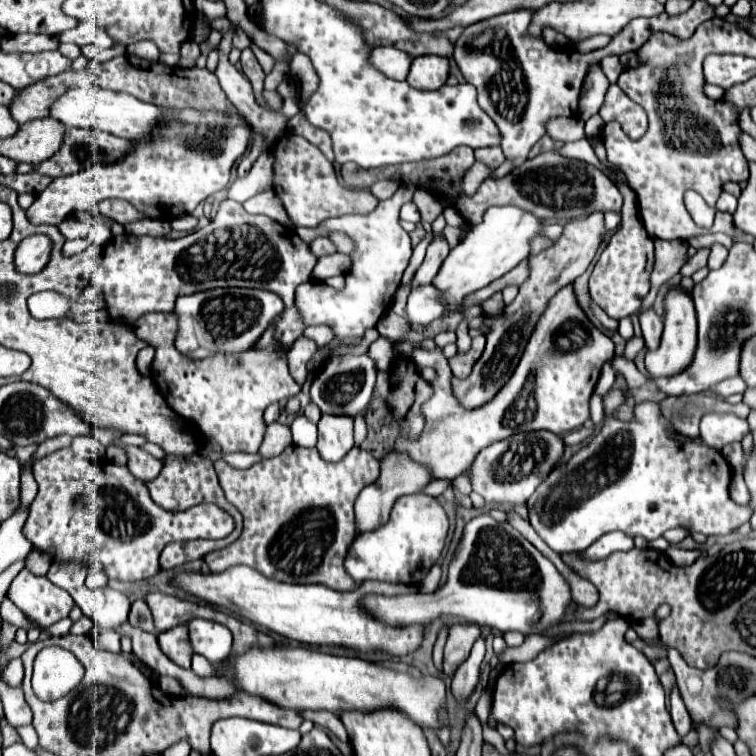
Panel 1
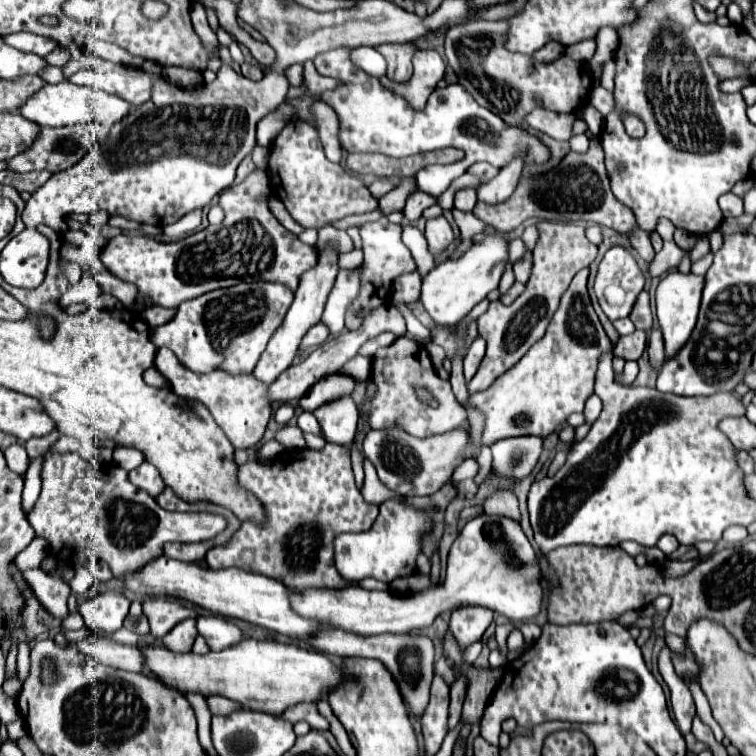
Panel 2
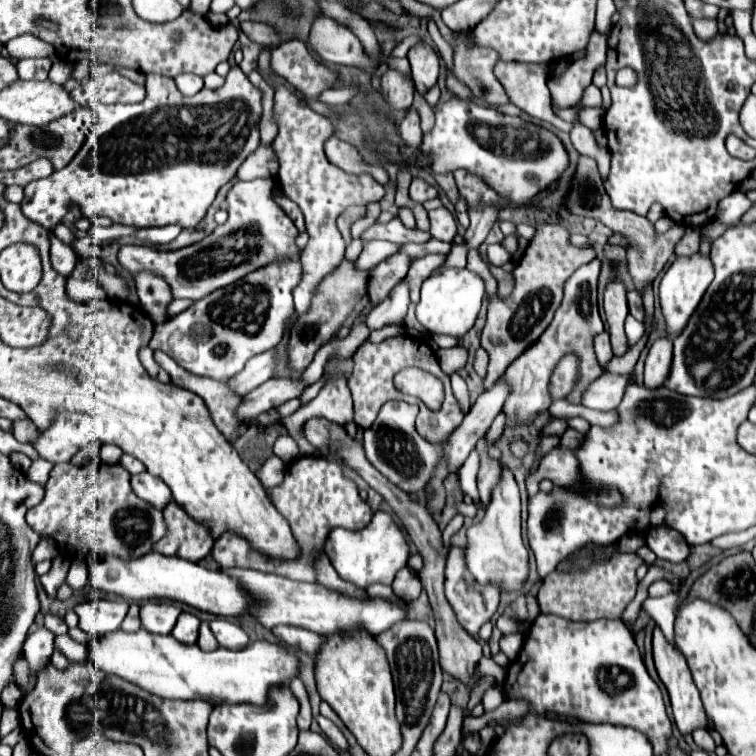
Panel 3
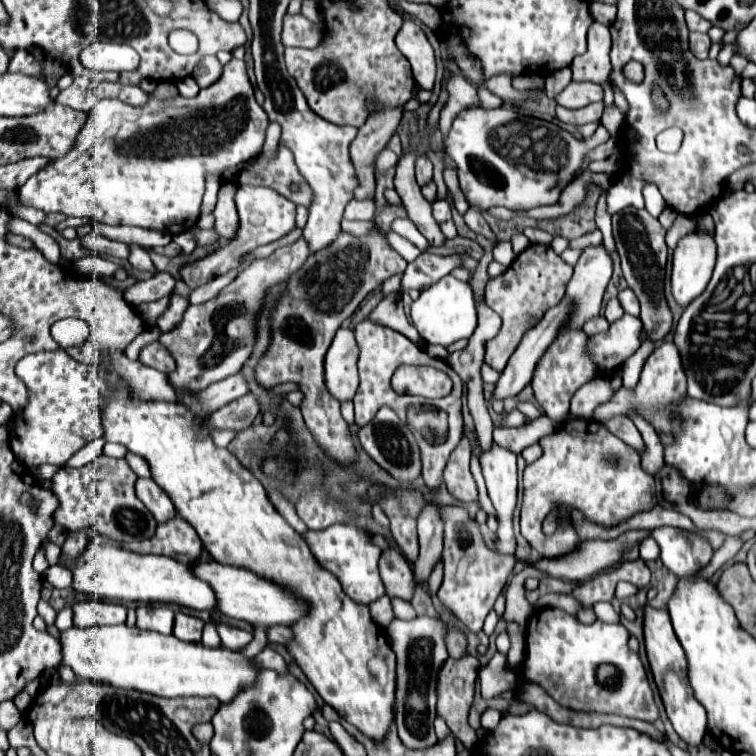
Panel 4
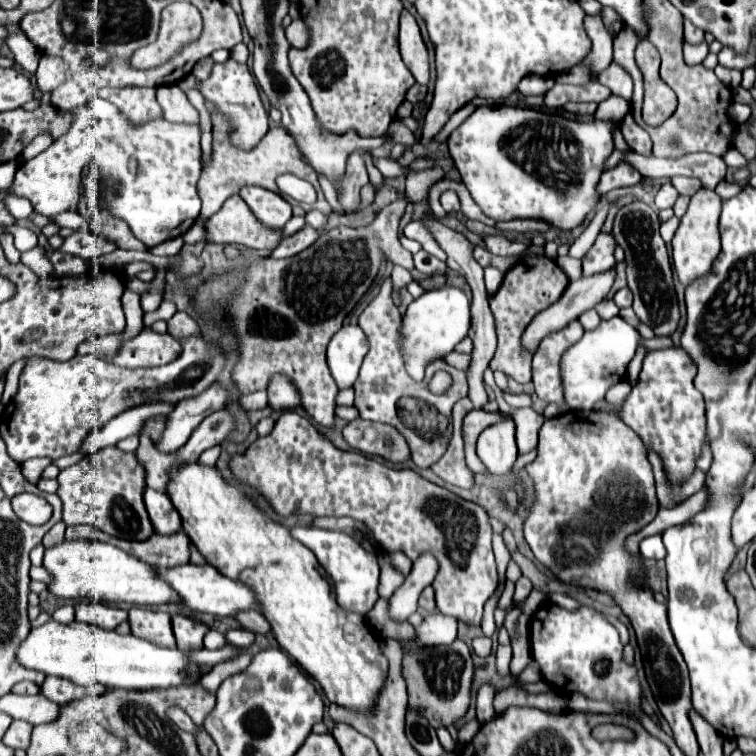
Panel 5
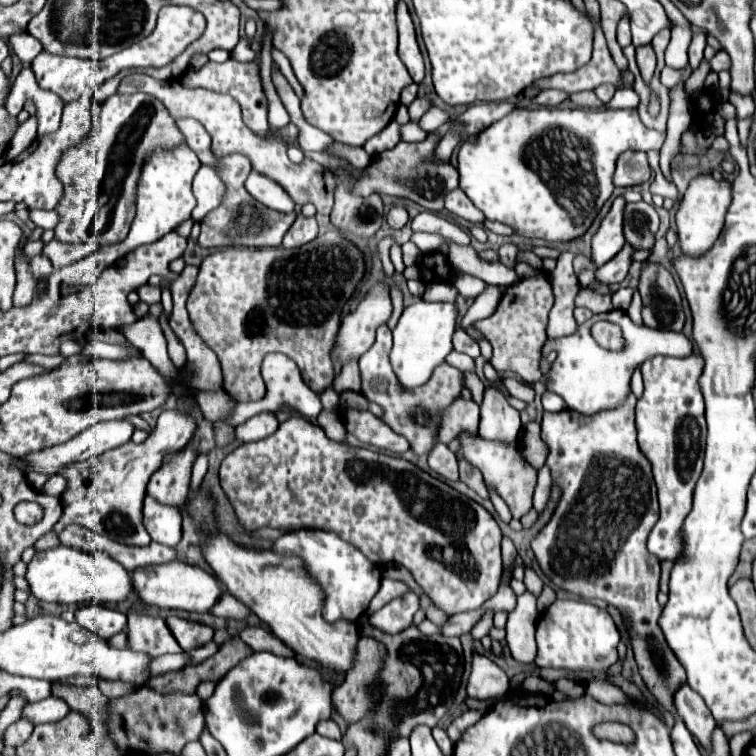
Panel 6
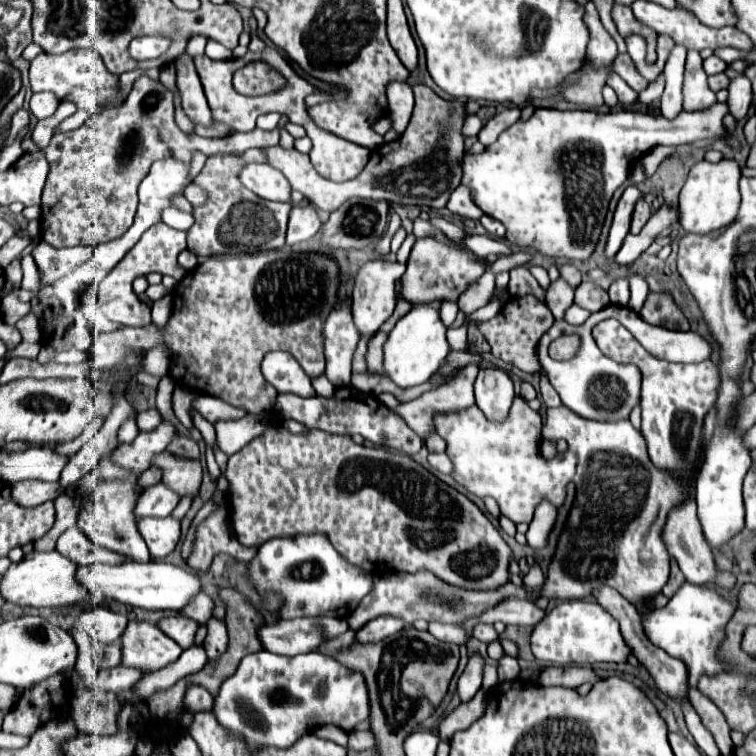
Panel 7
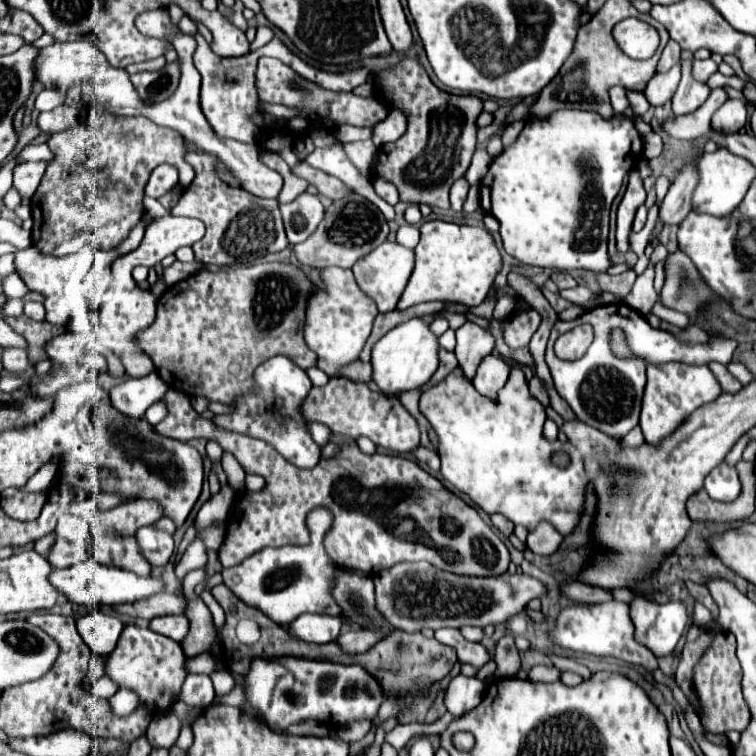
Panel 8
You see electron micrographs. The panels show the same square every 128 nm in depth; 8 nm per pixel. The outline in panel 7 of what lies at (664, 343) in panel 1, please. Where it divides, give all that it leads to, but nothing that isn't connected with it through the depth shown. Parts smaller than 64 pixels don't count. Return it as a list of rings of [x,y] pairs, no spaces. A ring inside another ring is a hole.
[[[700,160],[698,164],[694,164],[678,200],[680,228],[686,234],[708,234],[732,224],[740,206],[740,176],[740,166],[734,160],[720,160],[718,164]]]

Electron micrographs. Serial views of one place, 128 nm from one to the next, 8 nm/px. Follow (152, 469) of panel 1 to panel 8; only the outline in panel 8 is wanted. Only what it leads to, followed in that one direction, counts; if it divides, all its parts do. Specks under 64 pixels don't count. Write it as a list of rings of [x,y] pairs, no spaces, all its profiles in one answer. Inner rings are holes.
[[[144,526],[136,532],[136,540],[142,548],[142,554],[152,566],[164,566],[174,552],[174,538],[170,532],[164,532],[154,526]]]

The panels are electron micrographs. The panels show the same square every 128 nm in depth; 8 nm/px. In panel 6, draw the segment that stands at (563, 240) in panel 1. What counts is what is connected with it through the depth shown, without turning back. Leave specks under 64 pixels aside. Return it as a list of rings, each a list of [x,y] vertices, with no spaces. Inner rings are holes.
[[[538,270],[534,276],[520,278],[518,282],[510,284],[502,294],[496,312],[490,318],[484,318],[474,324],[494,348],[492,366],[496,372],[514,372],[526,384],[534,384],[542,378],[538,362],[542,356],[542,346],[546,342],[546,324],[552,304],[554,296],[550,276],[548,272]]]

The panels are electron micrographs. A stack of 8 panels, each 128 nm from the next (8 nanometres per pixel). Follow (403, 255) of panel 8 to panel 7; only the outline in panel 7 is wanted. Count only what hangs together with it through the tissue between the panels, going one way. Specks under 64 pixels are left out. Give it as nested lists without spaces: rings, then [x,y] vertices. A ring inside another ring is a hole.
[[[372,260],[366,262],[354,282],[354,294],[352,294],[352,316],[354,324],[360,332],[360,336],[374,336],[378,328],[392,316],[396,306],[396,292],[394,282],[406,271],[406,265],[390,260]]]

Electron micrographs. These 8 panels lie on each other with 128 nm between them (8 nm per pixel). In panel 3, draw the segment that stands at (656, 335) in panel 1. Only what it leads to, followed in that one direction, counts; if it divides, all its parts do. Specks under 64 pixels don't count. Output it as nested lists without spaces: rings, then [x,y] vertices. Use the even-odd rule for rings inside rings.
[[[656,338],[650,346],[650,352],[646,356],[646,368],[644,368],[644,386],[658,388],[664,384],[672,362],[672,340],[670,338]]]

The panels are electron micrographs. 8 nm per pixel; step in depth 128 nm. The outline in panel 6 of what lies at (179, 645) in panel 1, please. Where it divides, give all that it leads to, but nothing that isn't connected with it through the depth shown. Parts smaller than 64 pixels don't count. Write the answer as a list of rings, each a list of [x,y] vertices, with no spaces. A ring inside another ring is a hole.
[[[178,616],[166,618],[166,624],[184,652],[190,652],[194,648],[204,646],[214,636],[214,630],[210,626],[198,624],[198,622],[188,622],[188,620],[182,620]]]

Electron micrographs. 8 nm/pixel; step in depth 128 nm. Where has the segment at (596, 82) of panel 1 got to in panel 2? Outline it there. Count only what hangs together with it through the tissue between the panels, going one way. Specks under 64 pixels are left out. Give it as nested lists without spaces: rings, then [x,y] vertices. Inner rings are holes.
[[[602,28],[600,30],[600,34],[596,36],[596,44],[598,44],[598,48],[596,48],[596,54],[592,56],[592,60],[590,60],[590,66],[596,70],[598,66],[602,66],[606,60],[610,60],[612,56],[614,56],[614,52],[616,52],[616,48],[618,48],[618,34],[612,30],[612,28]],[[588,102],[588,104],[584,106],[584,110],[582,110],[582,118],[584,118],[584,122],[588,124],[590,132],[598,136],[598,134],[600,134],[600,128],[602,128],[602,116],[600,116],[600,112],[596,112],[596,108],[592,108],[590,102]]]

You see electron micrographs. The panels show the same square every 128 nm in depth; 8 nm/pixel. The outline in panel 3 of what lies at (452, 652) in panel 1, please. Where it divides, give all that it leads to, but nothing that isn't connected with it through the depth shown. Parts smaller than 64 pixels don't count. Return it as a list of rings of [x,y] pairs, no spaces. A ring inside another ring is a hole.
[[[450,548],[446,562],[446,598],[462,628],[476,636],[498,608],[500,592],[494,586],[478,586],[464,568],[462,548]]]

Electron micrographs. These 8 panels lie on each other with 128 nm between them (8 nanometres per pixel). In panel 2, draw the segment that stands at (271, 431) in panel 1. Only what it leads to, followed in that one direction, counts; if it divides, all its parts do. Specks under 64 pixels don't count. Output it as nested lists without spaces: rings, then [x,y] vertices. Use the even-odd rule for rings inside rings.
[[[292,424],[282,426],[282,428],[276,432],[274,440],[280,442],[284,448],[304,448],[302,430],[300,430],[298,426],[292,426]]]

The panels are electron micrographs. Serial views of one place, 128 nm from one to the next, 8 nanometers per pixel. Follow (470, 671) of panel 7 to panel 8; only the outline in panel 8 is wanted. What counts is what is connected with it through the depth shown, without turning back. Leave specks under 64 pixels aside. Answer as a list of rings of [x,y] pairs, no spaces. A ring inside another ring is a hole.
[[[458,674],[446,690],[444,704],[446,704],[448,712],[456,718],[464,716],[466,712],[470,712],[472,708],[476,708],[480,704],[480,700],[484,696],[484,688],[486,688],[486,684],[482,680]]]

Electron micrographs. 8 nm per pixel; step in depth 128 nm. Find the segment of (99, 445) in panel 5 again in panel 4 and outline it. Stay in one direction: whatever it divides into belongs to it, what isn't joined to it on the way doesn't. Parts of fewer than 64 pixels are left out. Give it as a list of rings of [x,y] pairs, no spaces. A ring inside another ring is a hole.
[[[112,354],[112,370],[124,374],[134,392],[144,400],[176,400],[174,388],[168,384],[168,376],[142,362],[132,362],[126,356]]]

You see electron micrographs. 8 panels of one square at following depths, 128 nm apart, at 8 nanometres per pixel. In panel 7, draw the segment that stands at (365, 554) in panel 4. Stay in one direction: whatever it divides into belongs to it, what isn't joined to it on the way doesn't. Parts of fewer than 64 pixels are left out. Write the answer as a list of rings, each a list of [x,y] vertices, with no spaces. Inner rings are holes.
[[[300,534],[294,538],[272,538],[264,542],[252,558],[248,574],[260,594],[264,590],[282,594],[284,606],[280,618],[346,618],[358,608],[368,590],[372,590],[374,580],[370,572],[364,572],[364,568],[348,564],[324,534]]]

